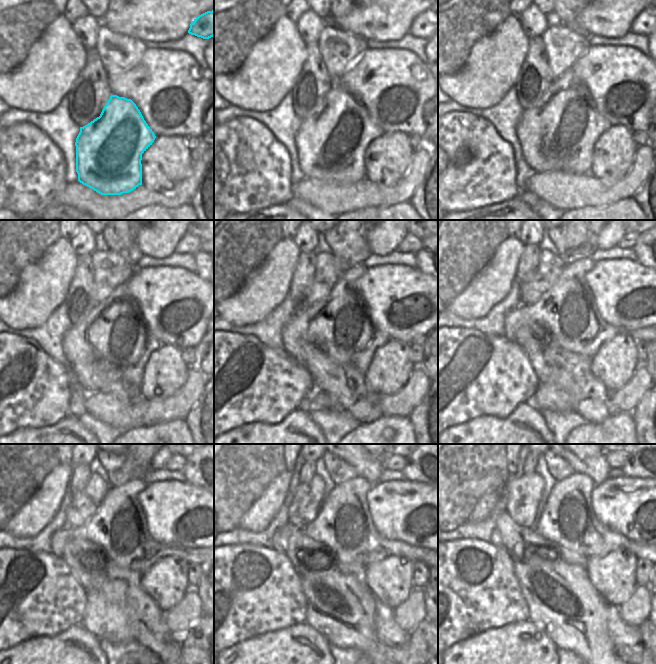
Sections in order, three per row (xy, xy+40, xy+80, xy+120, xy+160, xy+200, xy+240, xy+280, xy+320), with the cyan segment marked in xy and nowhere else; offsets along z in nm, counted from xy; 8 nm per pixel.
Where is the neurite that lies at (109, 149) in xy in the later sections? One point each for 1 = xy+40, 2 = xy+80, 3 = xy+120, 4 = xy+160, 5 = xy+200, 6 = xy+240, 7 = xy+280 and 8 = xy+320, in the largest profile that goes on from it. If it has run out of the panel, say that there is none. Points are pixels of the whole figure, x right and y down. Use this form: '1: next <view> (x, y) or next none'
1: next xy+40 (331, 146)
2: next xy+80 (559, 136)
3: next xy+120 (120, 339)
4: next xy+160 (340, 326)
5: next xy+200 (567, 309)
6: next xy+240 (119, 526)
7: next xy+280 (344, 524)
8: next xy+320 (568, 520)

